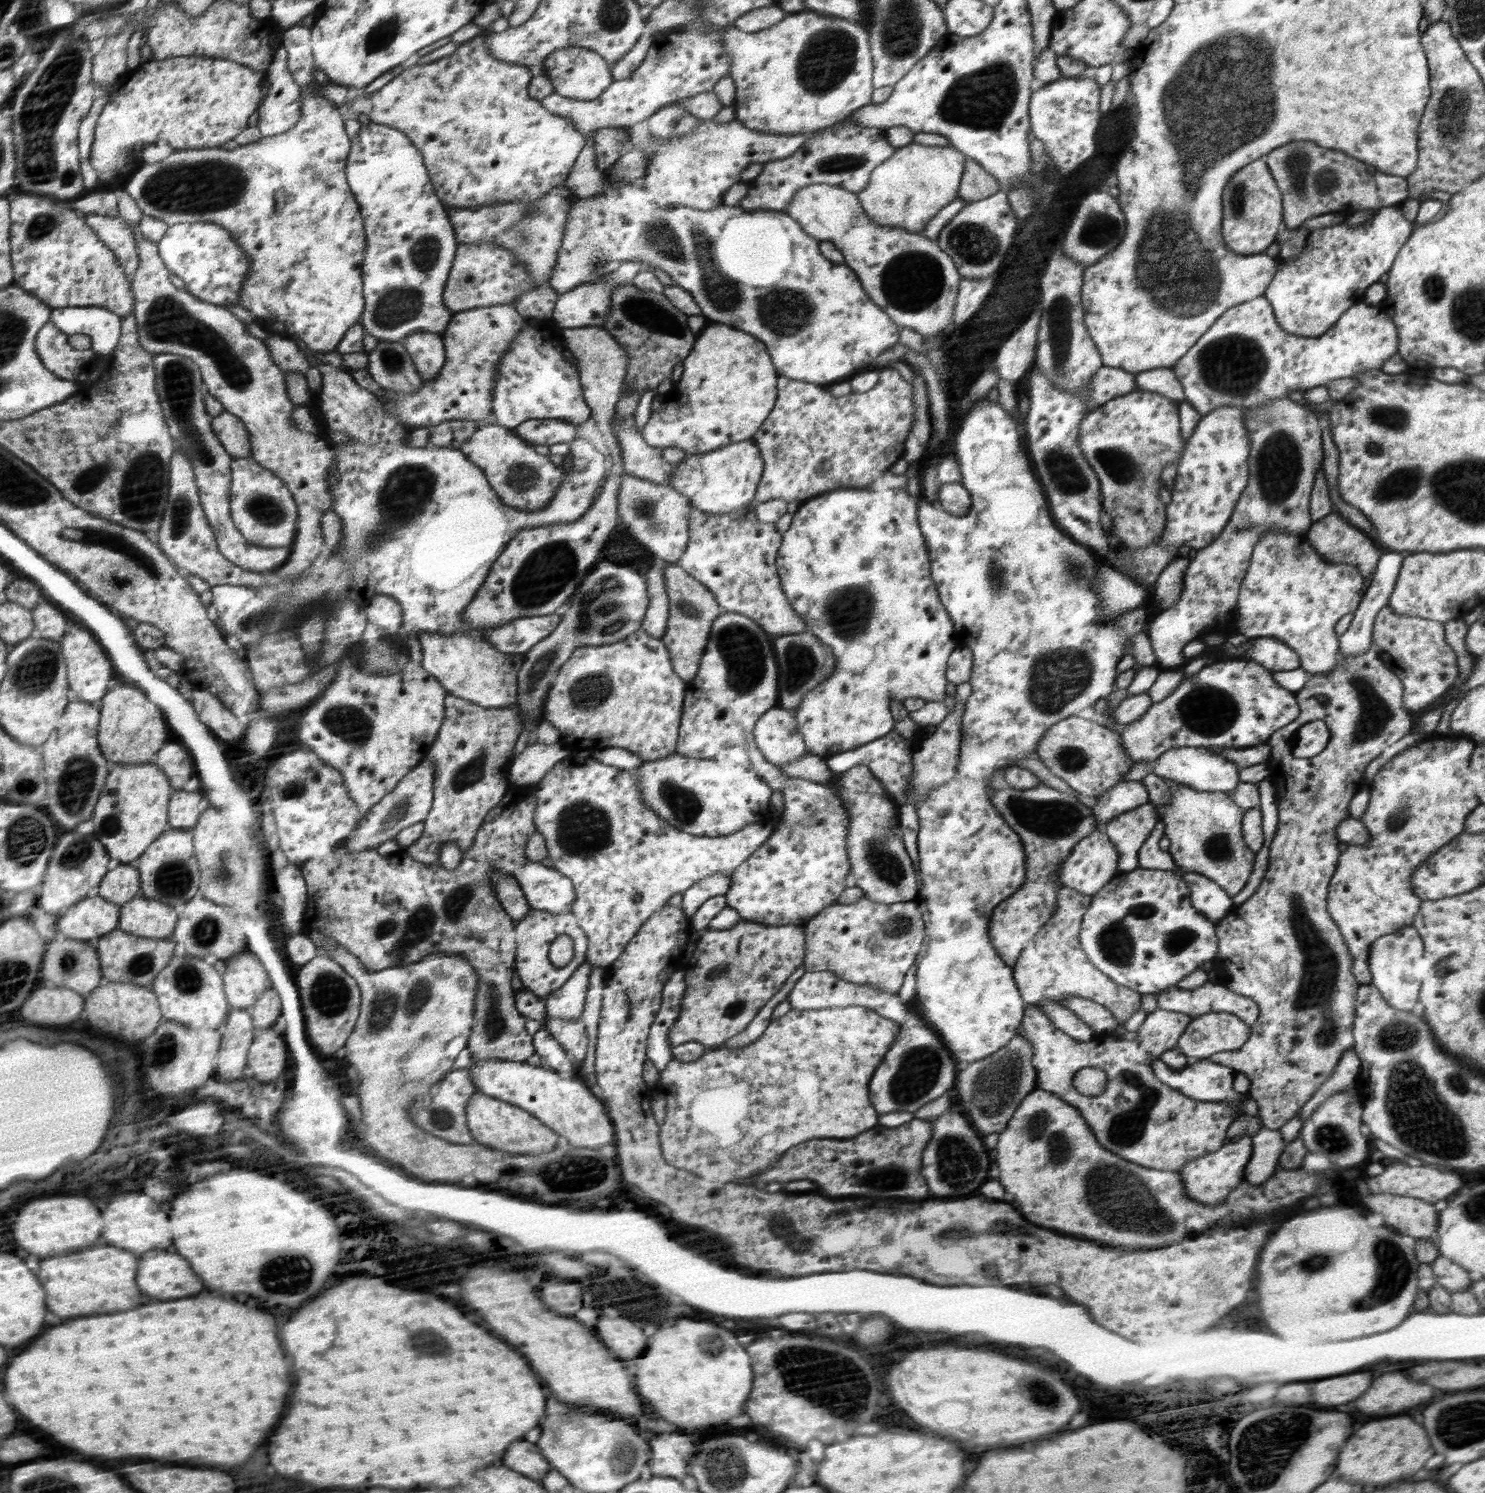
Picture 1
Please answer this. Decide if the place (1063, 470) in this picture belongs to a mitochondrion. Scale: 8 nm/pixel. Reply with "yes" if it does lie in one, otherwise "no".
yes

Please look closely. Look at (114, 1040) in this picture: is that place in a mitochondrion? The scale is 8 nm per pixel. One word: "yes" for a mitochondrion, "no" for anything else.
no

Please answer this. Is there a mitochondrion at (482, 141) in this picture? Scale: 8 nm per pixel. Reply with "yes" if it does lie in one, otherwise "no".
yes

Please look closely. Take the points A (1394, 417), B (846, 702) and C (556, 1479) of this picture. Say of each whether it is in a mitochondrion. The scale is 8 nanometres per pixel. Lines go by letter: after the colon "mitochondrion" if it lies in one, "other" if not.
A: mitochondrion
B: other
C: other

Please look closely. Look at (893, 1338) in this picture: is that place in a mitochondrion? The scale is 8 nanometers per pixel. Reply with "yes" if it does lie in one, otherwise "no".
no

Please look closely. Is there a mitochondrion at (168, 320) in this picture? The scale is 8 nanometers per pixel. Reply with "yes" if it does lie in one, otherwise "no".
yes

